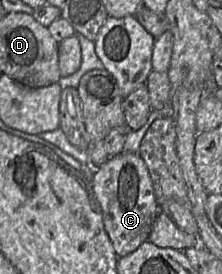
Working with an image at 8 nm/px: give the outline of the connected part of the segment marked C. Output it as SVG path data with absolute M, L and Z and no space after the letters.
M122 152L95 168L93 191L118 258L132 253L148 240L160 208L148 168L138 153Z

